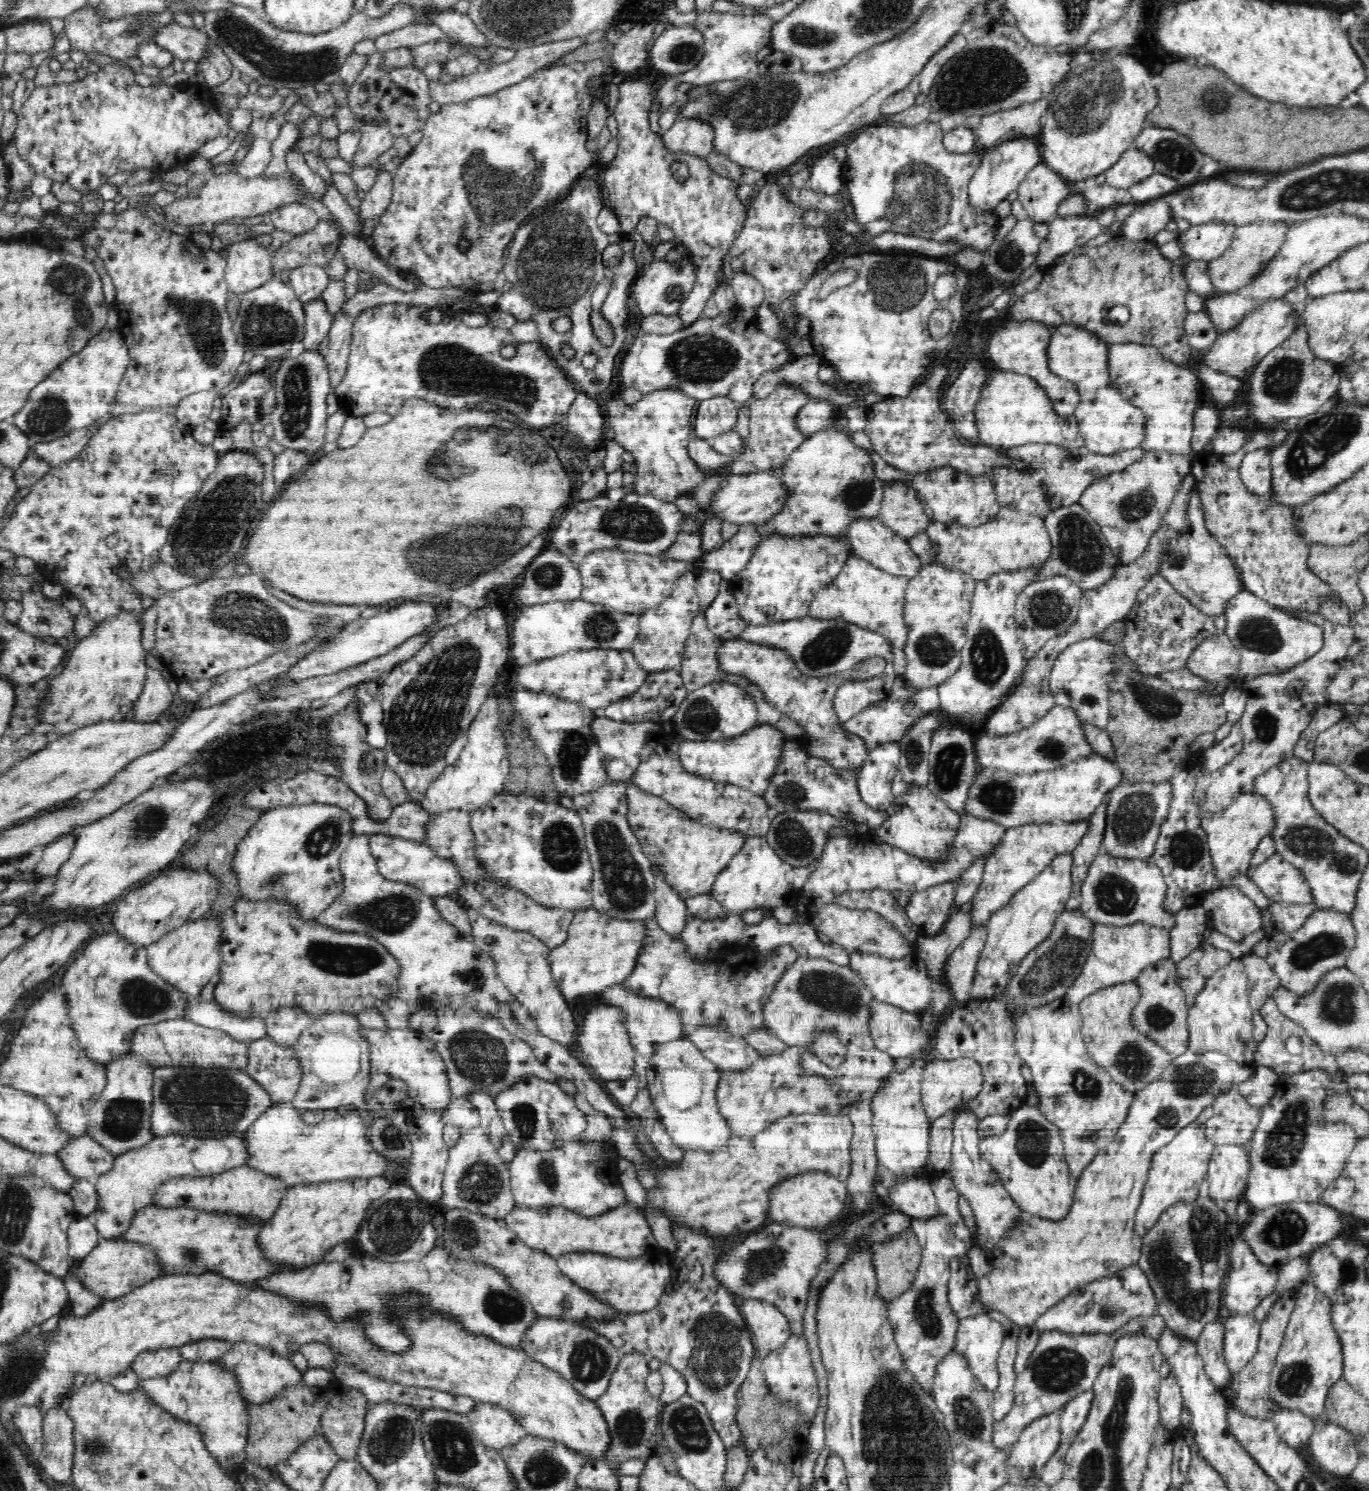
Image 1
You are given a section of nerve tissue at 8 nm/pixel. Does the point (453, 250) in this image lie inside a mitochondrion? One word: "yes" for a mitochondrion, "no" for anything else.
no

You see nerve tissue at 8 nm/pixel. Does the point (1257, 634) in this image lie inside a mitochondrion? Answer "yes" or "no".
yes

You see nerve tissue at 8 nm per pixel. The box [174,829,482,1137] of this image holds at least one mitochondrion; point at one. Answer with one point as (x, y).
(394, 913)

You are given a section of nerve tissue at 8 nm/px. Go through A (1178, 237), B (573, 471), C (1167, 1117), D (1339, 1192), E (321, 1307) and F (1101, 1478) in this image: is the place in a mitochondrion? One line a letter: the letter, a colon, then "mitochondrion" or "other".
A: other
B: other
C: mitochondrion
D: other
E: other
F: mitochondrion

